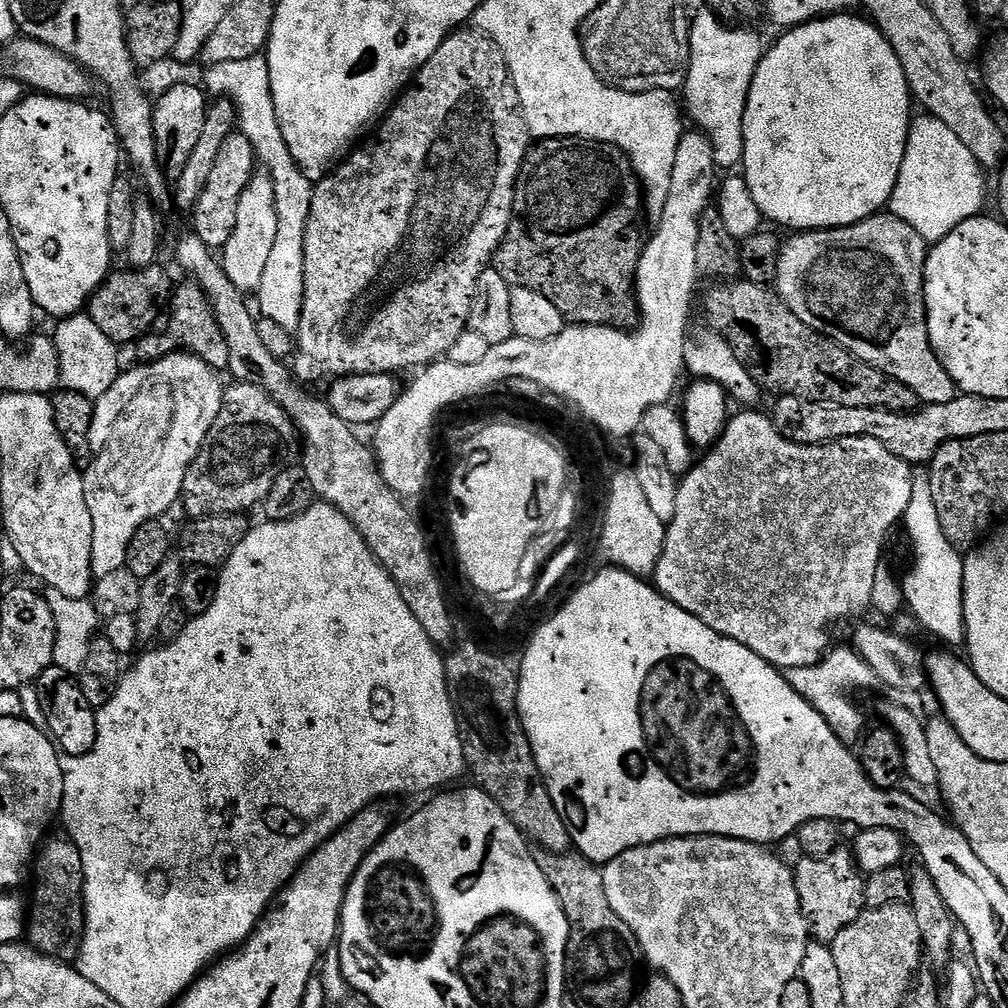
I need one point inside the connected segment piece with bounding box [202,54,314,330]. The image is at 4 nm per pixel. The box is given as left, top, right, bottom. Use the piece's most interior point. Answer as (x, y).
(246, 83)

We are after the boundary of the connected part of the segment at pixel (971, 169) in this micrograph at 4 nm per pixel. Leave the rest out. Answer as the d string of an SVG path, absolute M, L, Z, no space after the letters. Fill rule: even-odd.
M927 114L917 115L908 125L906 154L890 201L891 215L910 222L924 240L944 240L962 222L985 211L983 175L974 154L966 150L946 122Z

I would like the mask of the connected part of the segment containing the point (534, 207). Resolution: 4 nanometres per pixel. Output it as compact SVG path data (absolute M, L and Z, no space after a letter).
M548 138L537 144L540 144L537 148L536 145L529 147L520 167L520 173L516 179L512 220L508 223L504 241L500 243L500 248L494 257L494 267L498 270L498 274L502 274L502 278L506 278L509 288L538 290L538 294L550 298L550 302L554 302L554 306L558 306L558 310L562 310L565 321L571 322L573 325L603 324L621 330L635 325L638 320L638 305L634 295L636 271L646 243L646 231L644 232L646 196L642 191L636 171L633 170L627 156L613 148L611 144L597 144L581 139L569 142L564 138Z

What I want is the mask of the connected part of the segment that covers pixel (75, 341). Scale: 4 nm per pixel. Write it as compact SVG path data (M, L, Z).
M87 314L65 316L54 331L58 362L60 363L60 382L69 392L77 392L92 401L99 400L110 386L119 378L122 365L120 365L121 349L94 322Z

